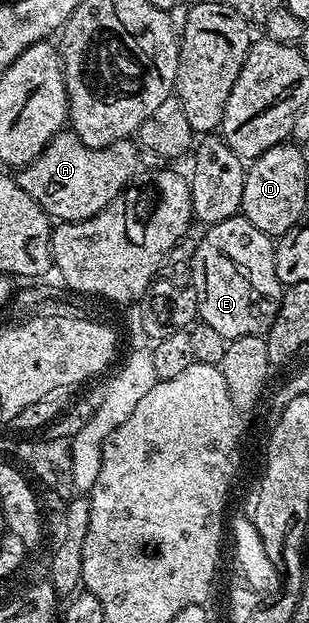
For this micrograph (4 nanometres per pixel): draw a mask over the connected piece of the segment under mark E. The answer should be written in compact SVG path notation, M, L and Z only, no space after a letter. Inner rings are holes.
M235 216L228 220L220 220L205 231L207 234L198 242L194 250L194 279L192 285L198 301L198 318L211 325L229 340L253 334L265 335L272 320L276 320L276 312L280 308L282 296L268 294L252 294L252 282L248 286L226 282L226 258L230 260L276 260L274 255L275 239L271 235L260 232L256 224L248 219ZM246 252L258 252L256 258L248 258Z

